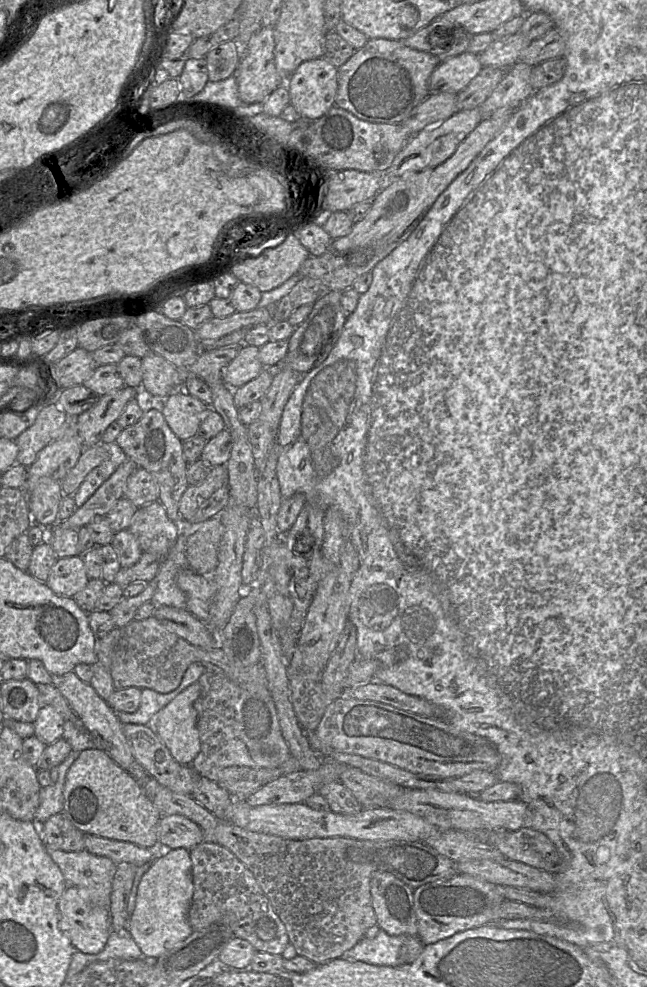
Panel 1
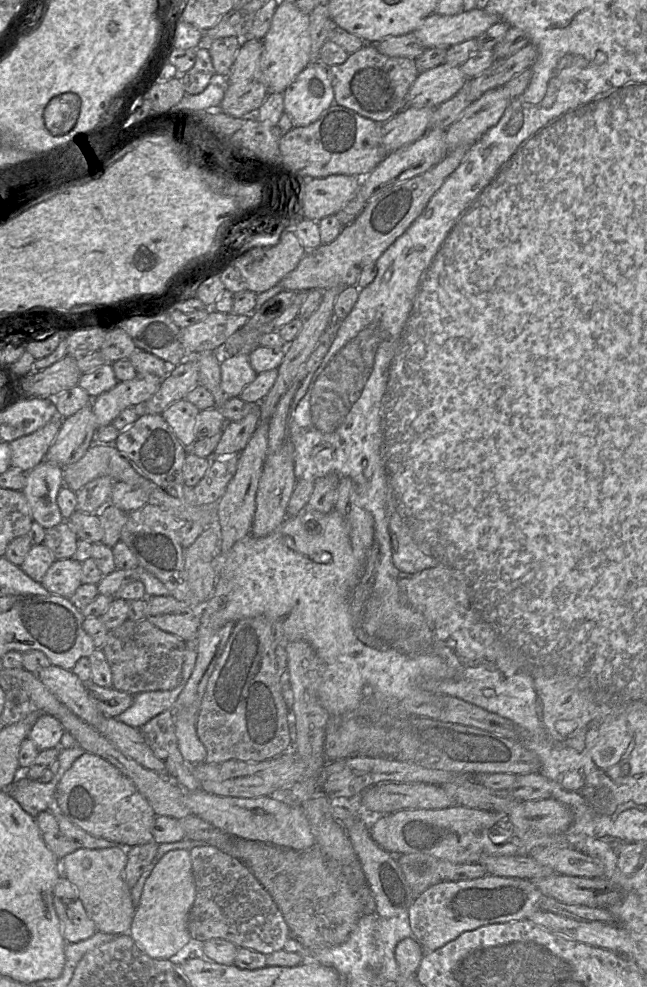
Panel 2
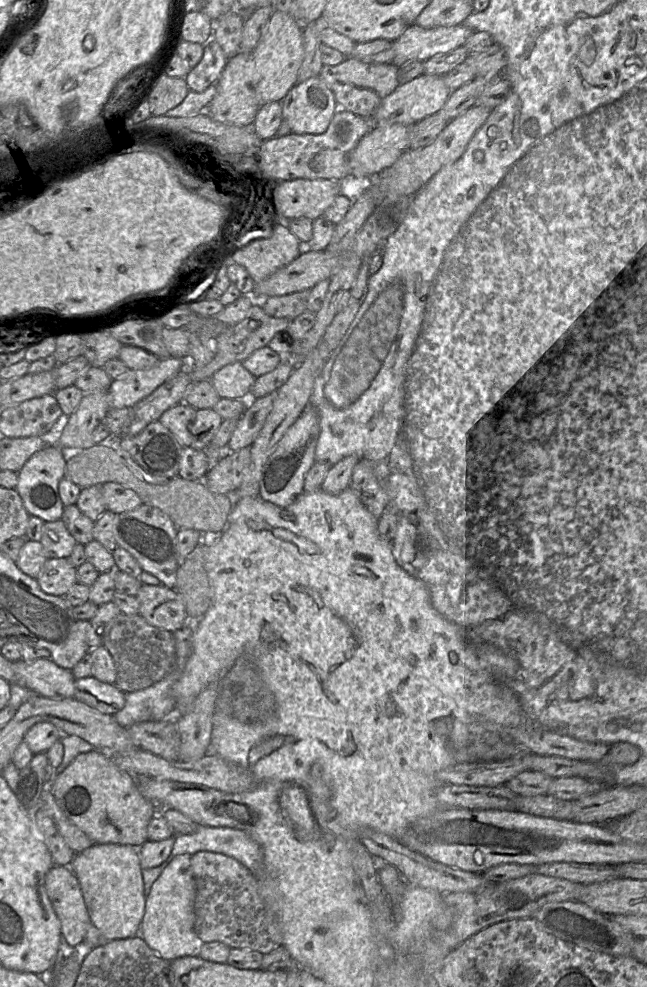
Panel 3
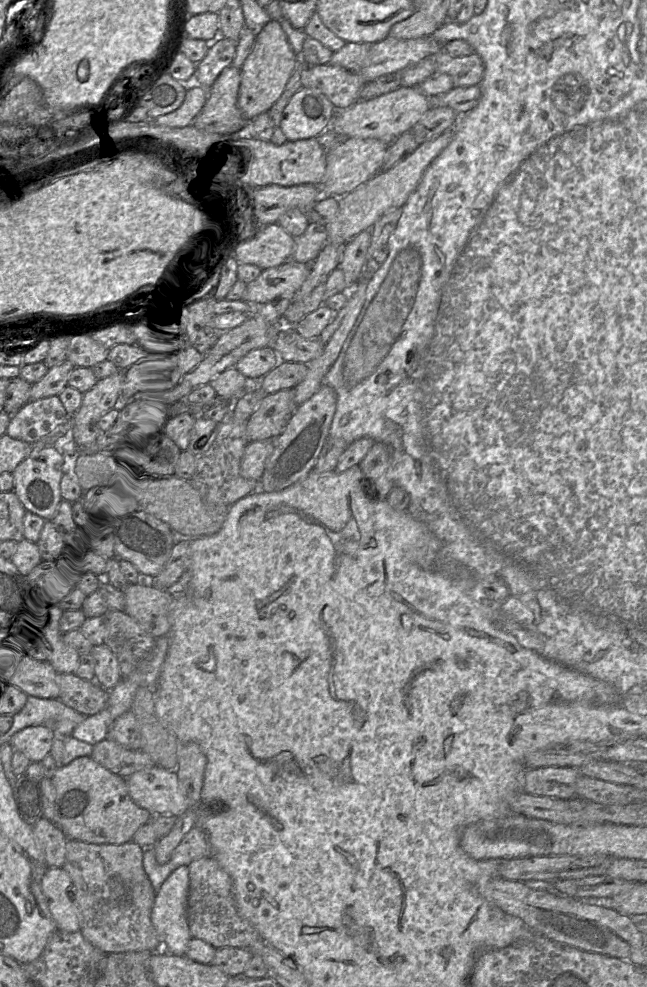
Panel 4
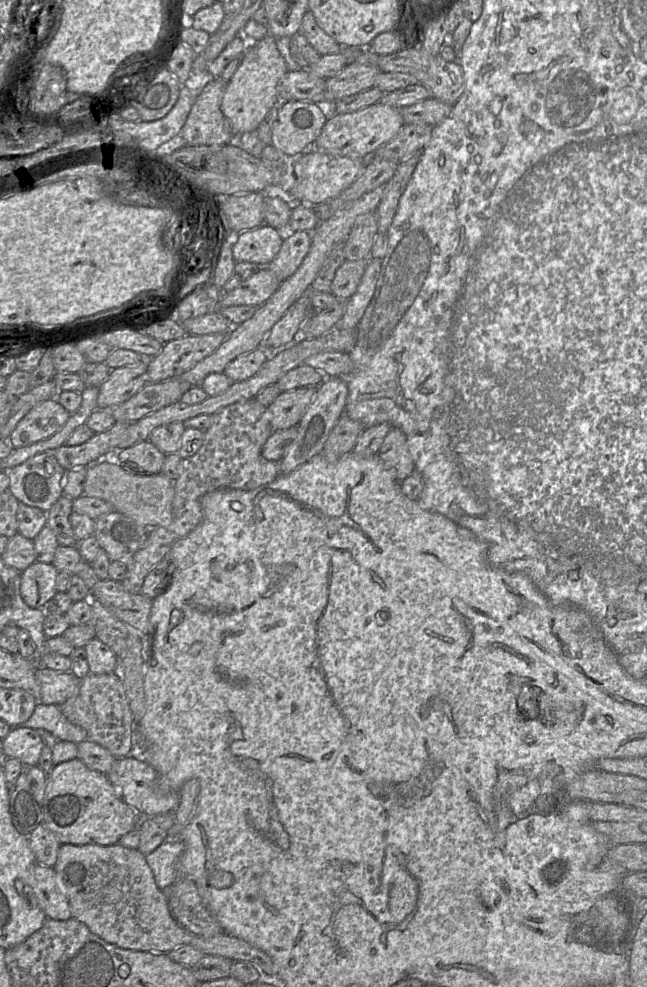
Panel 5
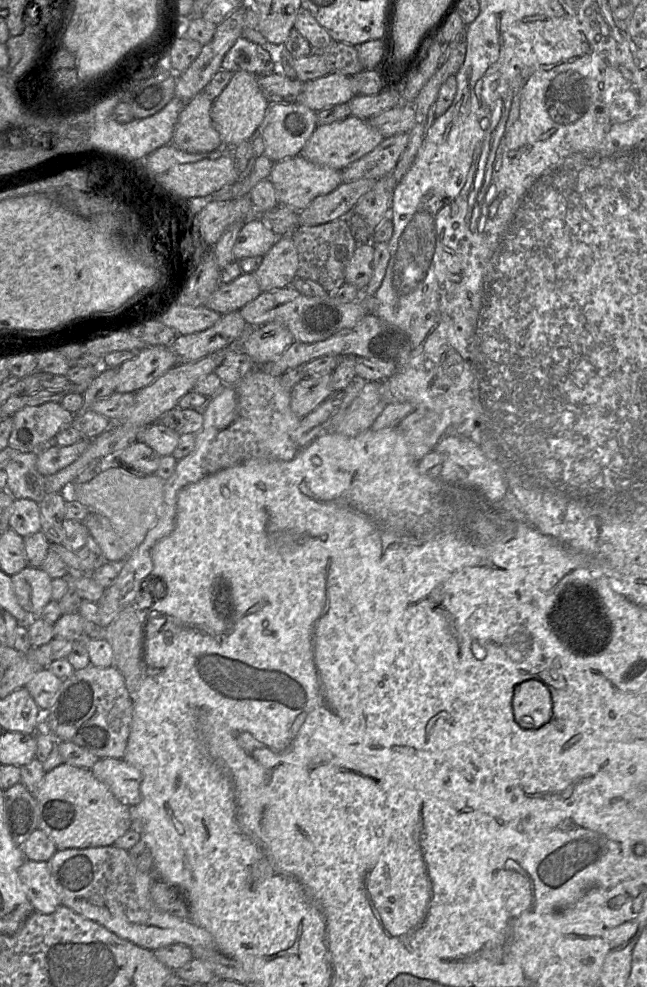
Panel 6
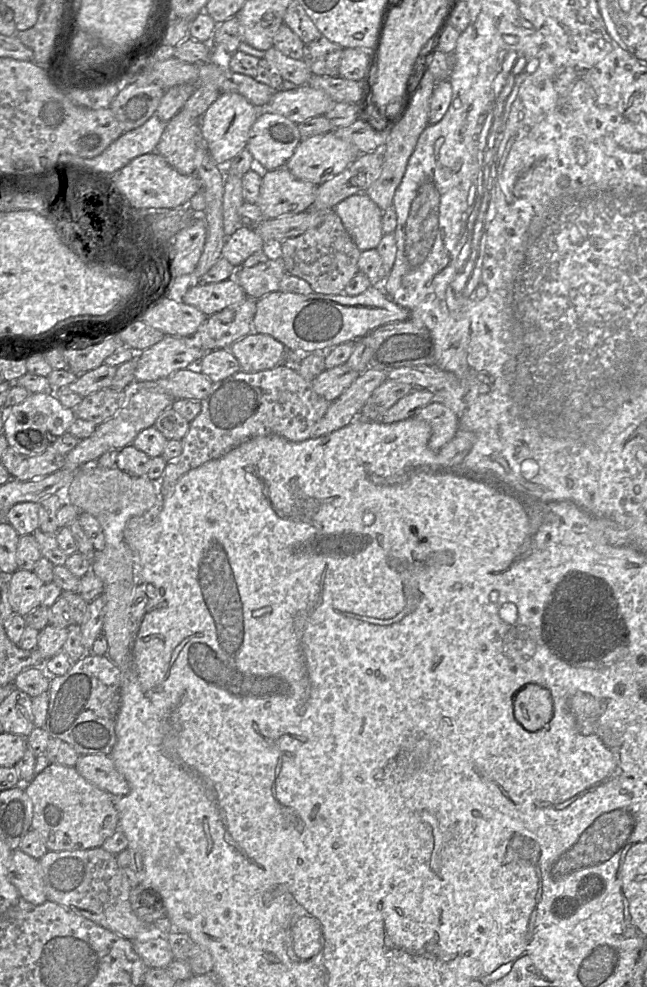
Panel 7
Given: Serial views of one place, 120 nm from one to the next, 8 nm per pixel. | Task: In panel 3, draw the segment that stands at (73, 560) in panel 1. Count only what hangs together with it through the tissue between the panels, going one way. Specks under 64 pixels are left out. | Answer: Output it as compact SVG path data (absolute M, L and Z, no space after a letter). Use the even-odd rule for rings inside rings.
M49 558L44 562L36 580L45 593L63 597L77 583L77 568L68 558Z

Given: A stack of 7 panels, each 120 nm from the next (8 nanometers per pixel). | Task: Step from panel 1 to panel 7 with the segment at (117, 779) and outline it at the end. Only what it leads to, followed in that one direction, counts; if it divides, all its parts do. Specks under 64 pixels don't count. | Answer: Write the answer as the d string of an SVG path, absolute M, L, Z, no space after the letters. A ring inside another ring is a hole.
M50 763L29 783L21 783L32 801L32 829L37 831L49 851L76 851L101 847L119 827L119 813L114 797L79 774L75 766Z

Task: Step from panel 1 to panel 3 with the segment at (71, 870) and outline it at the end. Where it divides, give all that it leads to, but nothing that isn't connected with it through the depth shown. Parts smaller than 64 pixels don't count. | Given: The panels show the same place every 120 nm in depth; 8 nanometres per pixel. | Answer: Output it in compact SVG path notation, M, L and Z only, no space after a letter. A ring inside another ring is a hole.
M94 843L77 853L70 864L79 881L91 923L109 941L139 934L147 895L138 849L133 845Z

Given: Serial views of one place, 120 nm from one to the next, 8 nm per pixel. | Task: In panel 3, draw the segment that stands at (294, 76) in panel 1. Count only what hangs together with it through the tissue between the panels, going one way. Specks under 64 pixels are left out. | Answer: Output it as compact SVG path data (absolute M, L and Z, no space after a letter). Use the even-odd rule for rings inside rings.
M319 76L294 85L281 105L283 120L298 135L323 134L339 109L334 93Z

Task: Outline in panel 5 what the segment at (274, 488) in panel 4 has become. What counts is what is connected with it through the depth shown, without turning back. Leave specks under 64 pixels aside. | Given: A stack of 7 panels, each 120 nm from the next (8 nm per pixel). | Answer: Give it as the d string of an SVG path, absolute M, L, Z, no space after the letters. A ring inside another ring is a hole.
M328 377L317 386L315 398L297 424L297 436L286 449L279 460L279 475L293 472L314 456L321 454L324 444L335 427L338 419L344 413L348 397L348 386L342 377Z

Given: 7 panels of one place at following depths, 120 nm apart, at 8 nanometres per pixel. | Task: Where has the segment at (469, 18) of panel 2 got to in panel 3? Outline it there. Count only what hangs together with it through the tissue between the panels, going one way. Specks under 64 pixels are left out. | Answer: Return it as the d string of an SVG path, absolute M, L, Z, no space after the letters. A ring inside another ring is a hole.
M413 24L393 41L392 64L399 68L408 62L425 62L437 54L451 52L463 46L472 32L463 24L431 29Z

